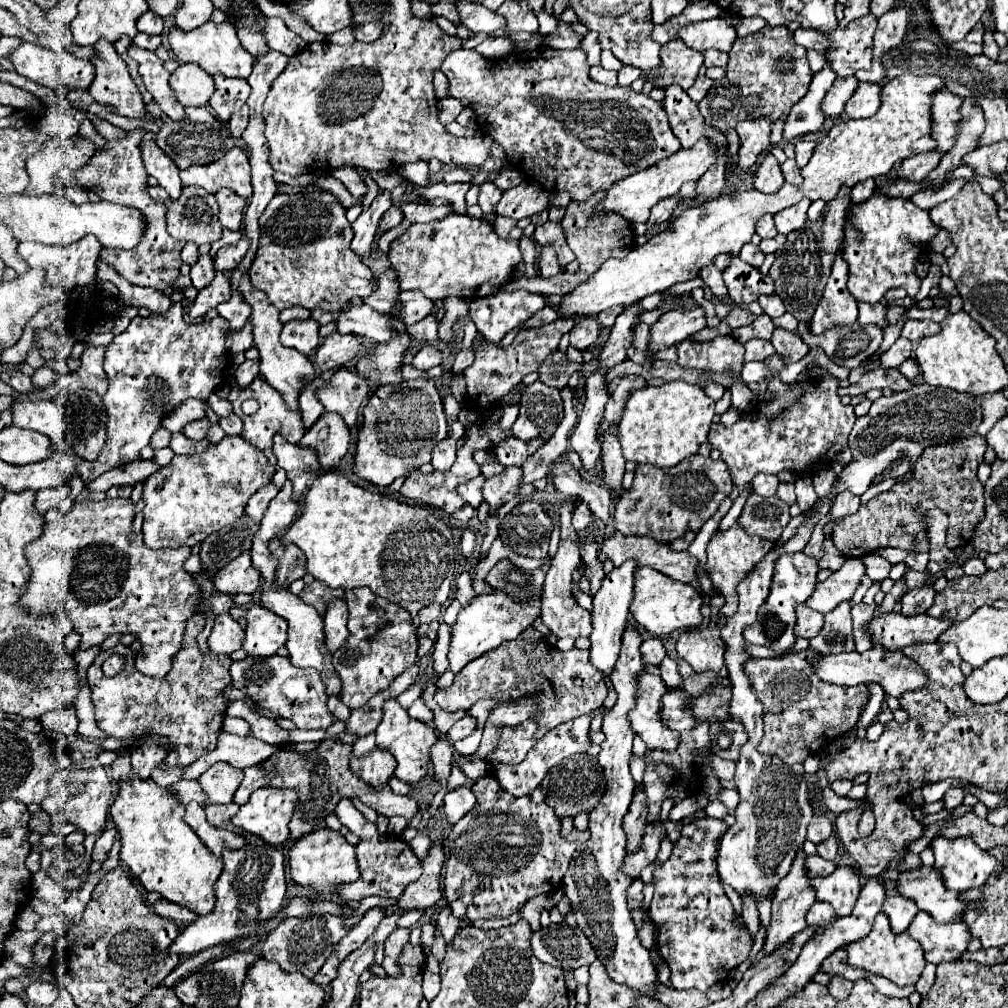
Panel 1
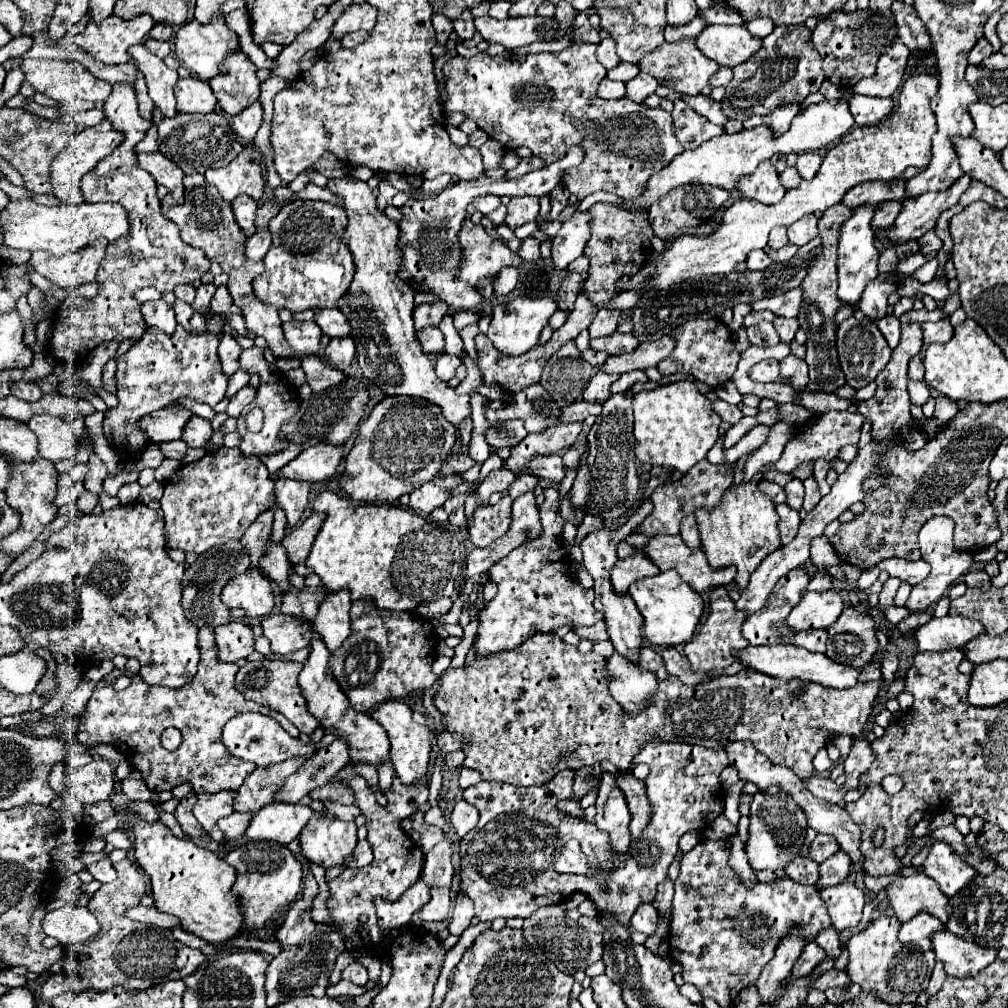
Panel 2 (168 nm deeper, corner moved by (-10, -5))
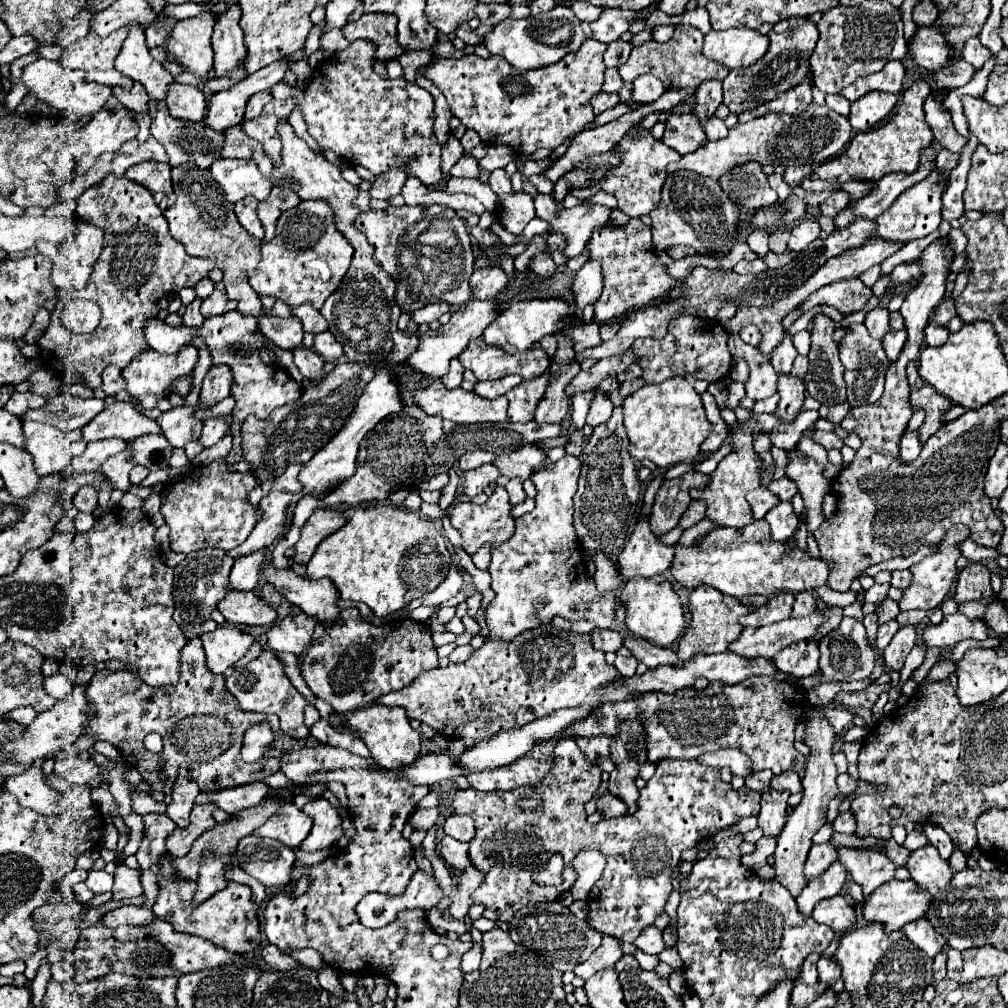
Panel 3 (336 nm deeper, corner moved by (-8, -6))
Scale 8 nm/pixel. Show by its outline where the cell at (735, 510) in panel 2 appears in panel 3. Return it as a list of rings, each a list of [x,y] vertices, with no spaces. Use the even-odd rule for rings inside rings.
[[[736,421],[734,425],[728,425],[728,433],[730,433],[730,445],[732,451],[718,463],[716,471],[710,475],[710,483],[706,483],[706,487],[702,489],[694,489],[690,491],[690,495],[694,499],[702,499],[708,505],[706,517],[718,525],[724,527],[736,527],[742,529],[746,523],[754,523],[752,511],[748,501],[744,499],[746,493],[750,489],[758,489],[760,487],[760,457],[756,455],[752,443],[754,443],[754,435],[752,435],[752,427],[748,423]]]

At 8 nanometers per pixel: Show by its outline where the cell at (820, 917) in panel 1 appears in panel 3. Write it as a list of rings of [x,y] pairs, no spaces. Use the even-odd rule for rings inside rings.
[[[820,957],[818,973],[820,973],[820,981],[826,983],[828,987],[832,987],[840,979],[840,967],[832,959],[826,959],[826,957]]]

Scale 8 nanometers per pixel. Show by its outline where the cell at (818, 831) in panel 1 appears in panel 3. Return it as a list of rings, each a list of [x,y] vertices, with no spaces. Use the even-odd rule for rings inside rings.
[[[830,843],[812,845],[806,865],[804,865],[806,879],[814,879],[814,877],[822,875],[822,871],[826,871],[834,861],[836,861],[836,849]]]

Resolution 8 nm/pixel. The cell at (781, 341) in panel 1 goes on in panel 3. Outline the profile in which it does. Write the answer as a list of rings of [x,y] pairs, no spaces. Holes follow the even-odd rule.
[[[780,375],[778,393],[780,393],[780,403],[774,411],[774,415],[782,423],[792,423],[804,403],[804,381],[794,375]]]

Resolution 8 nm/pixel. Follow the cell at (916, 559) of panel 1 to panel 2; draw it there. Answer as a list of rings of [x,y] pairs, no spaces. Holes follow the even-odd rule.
[[[890,558],[890,560],[882,560],[878,568],[886,570],[890,576],[896,576],[902,582],[908,582],[912,586],[920,584],[930,574],[930,566],[922,558],[916,562],[908,562],[902,558]]]

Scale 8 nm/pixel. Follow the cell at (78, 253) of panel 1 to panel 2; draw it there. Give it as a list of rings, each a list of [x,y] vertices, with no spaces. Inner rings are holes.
[[[96,240],[94,244],[78,252],[64,254],[60,258],[50,256],[48,252],[32,252],[30,264],[38,274],[42,274],[58,288],[72,290],[96,278],[96,270],[104,260],[104,256],[106,256],[106,240]]]

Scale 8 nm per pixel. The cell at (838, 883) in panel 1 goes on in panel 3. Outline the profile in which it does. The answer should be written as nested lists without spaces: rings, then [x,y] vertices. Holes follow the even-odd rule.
[[[836,895],[836,897],[830,897],[830,899],[822,899],[814,907],[812,919],[816,923],[832,927],[836,935],[842,935],[842,933],[852,929],[854,921],[856,921],[856,913],[842,895]]]

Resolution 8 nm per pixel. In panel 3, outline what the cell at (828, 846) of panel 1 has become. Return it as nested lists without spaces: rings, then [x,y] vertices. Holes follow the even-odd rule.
[[[838,861],[832,863],[820,877],[808,881],[804,891],[796,897],[798,909],[802,909],[804,915],[812,915],[812,909],[818,901],[822,901],[826,897],[834,897],[840,893],[846,877],[848,877],[846,867],[842,867],[842,863],[838,863]]]

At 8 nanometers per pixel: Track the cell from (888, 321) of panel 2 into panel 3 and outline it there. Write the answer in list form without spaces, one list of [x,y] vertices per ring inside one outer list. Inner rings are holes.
[[[890,329],[890,331],[886,333],[882,345],[884,345],[884,351],[886,351],[886,355],[888,355],[890,361],[896,361],[896,359],[898,359],[904,343],[906,343],[906,331],[904,331],[904,329],[902,329],[902,331]]]

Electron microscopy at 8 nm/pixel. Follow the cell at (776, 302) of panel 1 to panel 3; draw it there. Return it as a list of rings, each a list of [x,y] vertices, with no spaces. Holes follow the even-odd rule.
[[[786,333],[784,339],[782,339],[782,343],[780,343],[780,345],[774,349],[774,353],[772,353],[772,367],[776,369],[776,373],[778,373],[778,375],[790,373],[796,355],[798,355],[798,353],[796,353],[796,349],[794,349],[794,345],[792,345],[792,337]]]

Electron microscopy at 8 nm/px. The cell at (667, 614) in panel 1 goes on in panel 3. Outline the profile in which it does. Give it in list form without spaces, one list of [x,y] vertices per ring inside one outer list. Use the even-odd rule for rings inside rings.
[[[664,575],[656,577],[632,577],[620,597],[618,603],[626,607],[626,627],[640,639],[646,639],[658,647],[668,647],[672,645],[686,629],[684,629],[684,609],[680,605],[678,595],[674,593],[672,585],[664,579]]]

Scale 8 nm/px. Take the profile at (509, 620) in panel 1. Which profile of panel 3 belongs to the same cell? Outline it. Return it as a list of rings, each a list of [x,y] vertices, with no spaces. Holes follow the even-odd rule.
[[[564,455],[560,461],[544,465],[530,477],[536,485],[534,511],[516,519],[514,535],[492,549],[492,589],[496,597],[486,609],[486,625],[490,639],[512,641],[518,633],[548,625],[552,617],[560,615],[568,621],[594,621],[608,629],[616,613],[616,593],[598,593],[594,579],[588,575],[580,541],[574,533],[572,497],[578,487],[582,463],[578,457]]]

